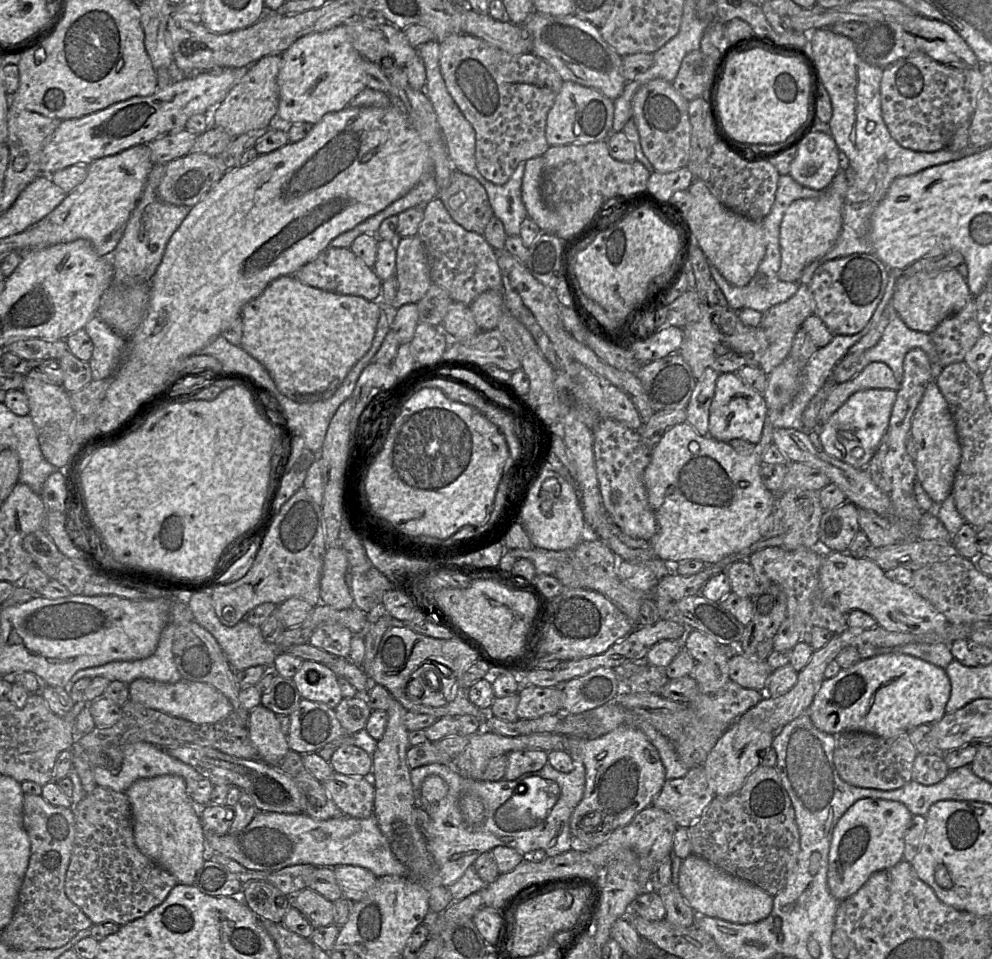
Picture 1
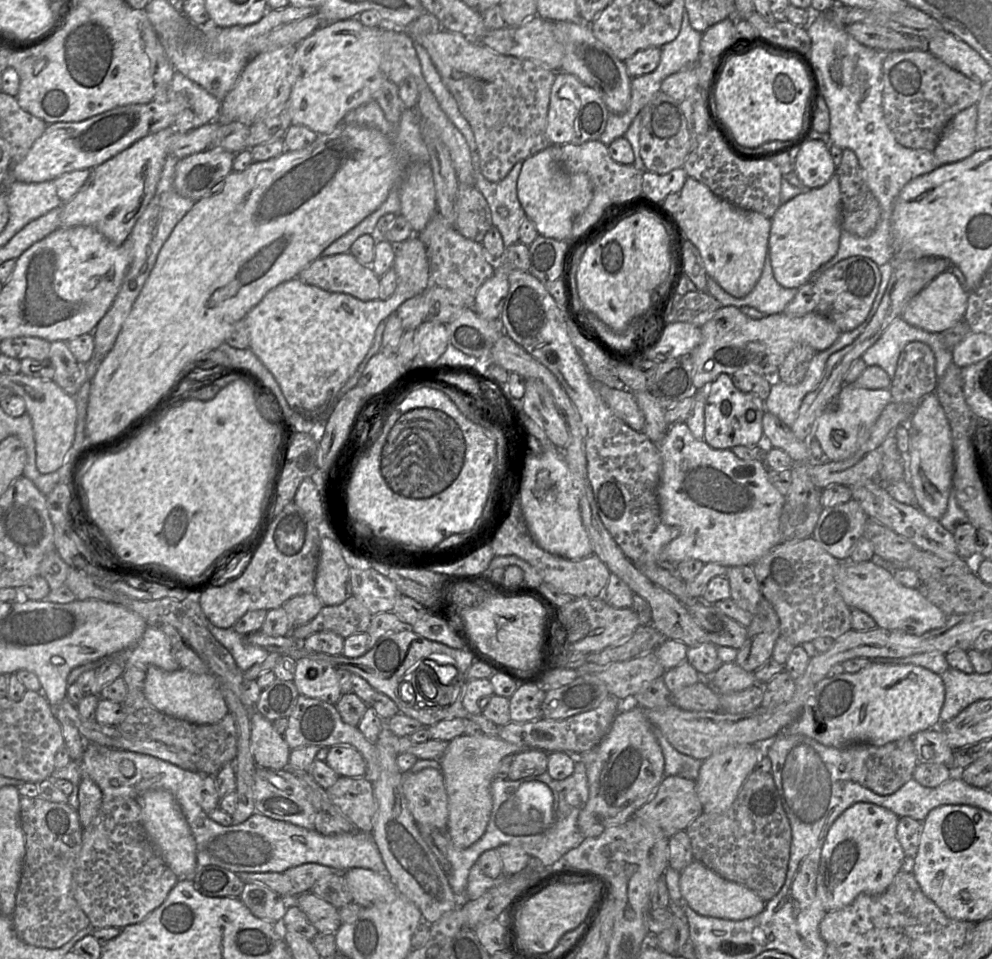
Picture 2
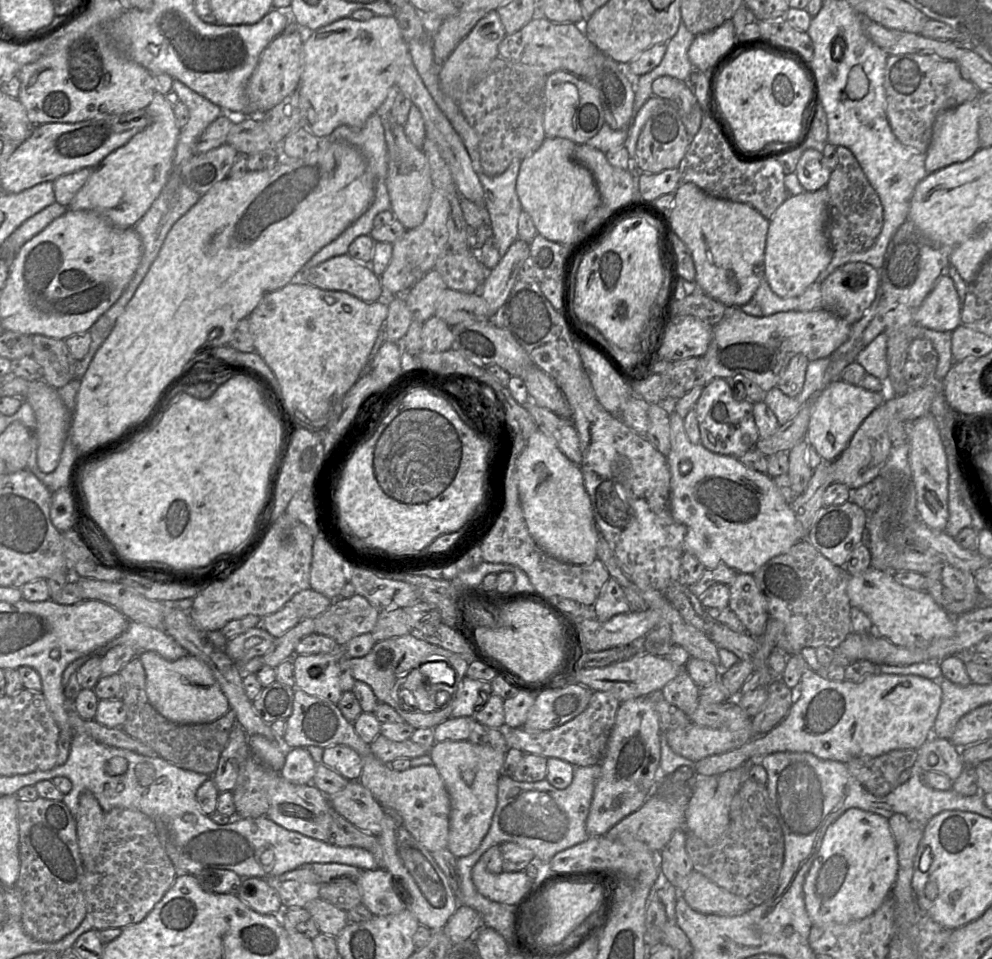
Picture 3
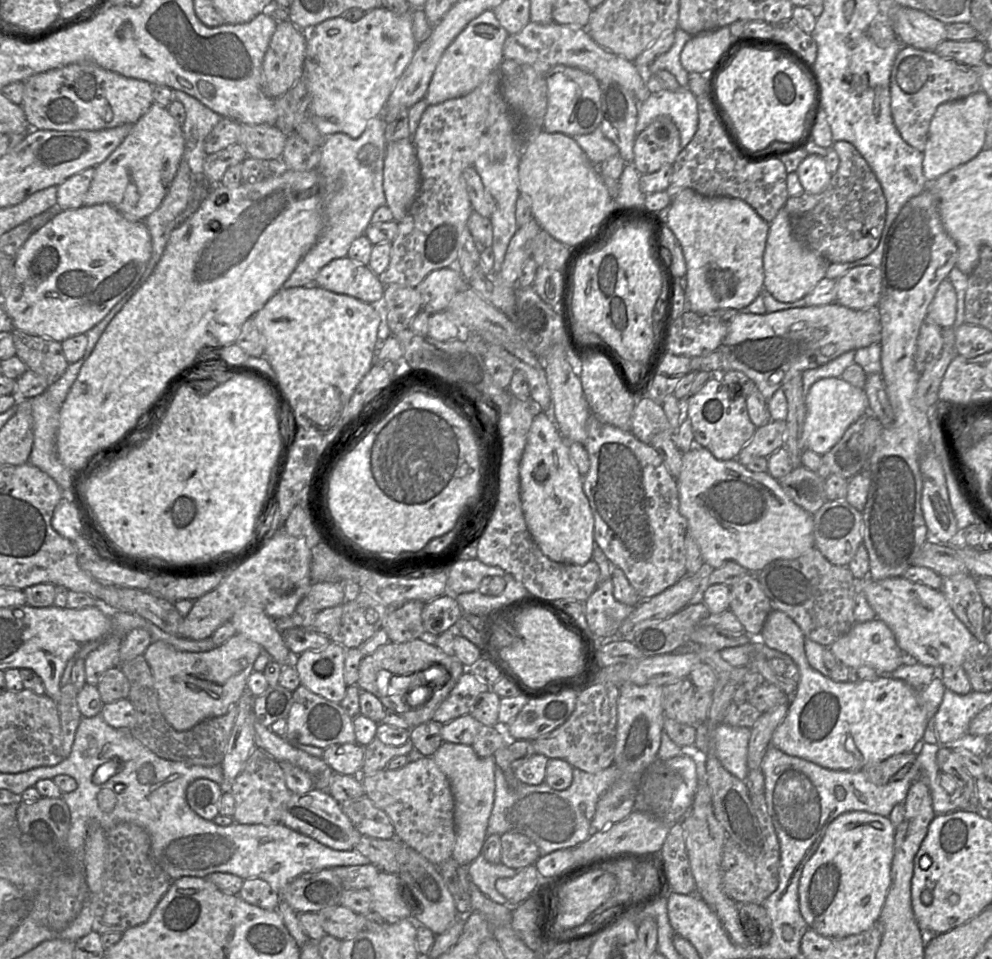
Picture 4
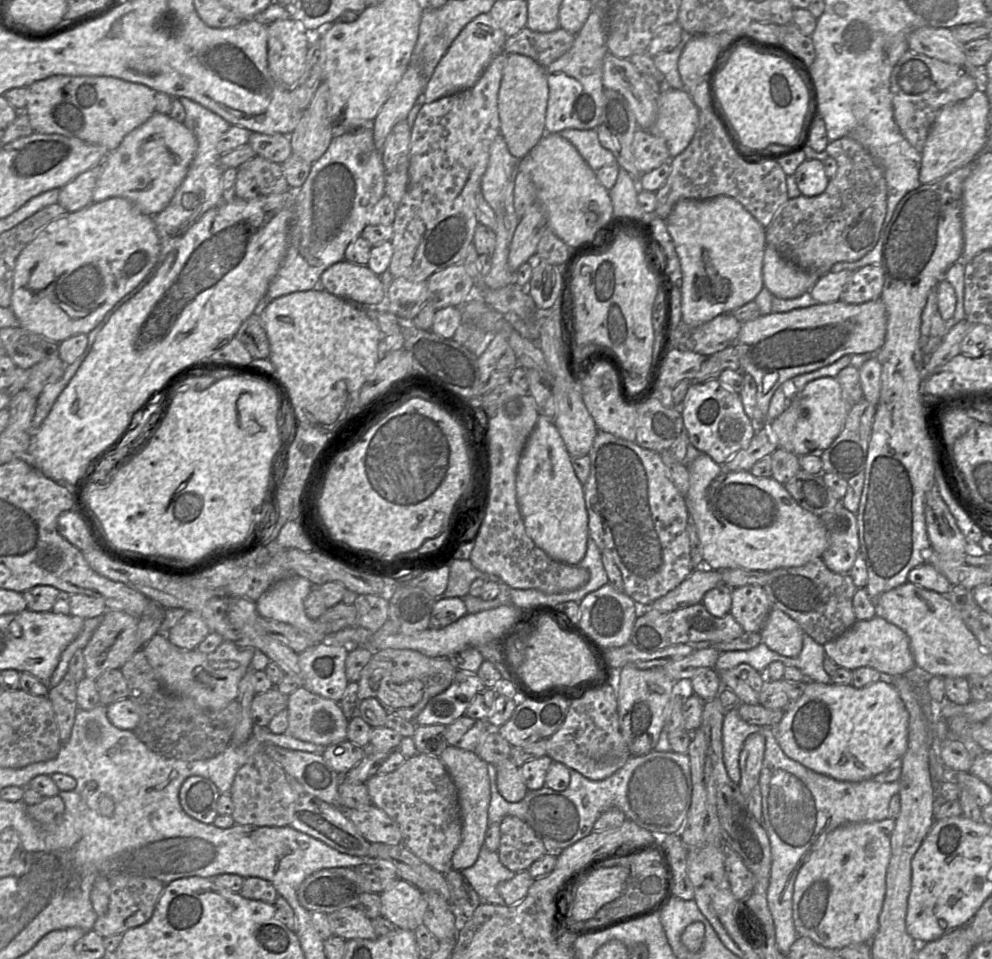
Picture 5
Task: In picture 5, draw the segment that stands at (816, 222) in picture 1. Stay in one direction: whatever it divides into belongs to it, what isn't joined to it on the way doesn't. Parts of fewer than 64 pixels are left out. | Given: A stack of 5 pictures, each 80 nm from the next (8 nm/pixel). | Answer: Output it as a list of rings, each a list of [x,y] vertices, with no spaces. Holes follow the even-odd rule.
[[[766,245],[763,258],[763,286],[774,297],[791,299],[810,291],[817,277],[785,260],[774,248]]]

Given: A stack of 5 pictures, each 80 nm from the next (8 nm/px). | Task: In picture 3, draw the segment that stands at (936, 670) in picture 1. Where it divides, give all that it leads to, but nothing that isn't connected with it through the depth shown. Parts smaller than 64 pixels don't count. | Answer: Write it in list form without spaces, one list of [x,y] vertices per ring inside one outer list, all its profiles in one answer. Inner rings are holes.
[[[805,661],[801,681],[794,689],[793,704],[783,721],[765,735],[754,735],[745,745],[723,754],[706,757],[696,762],[701,775],[719,775],[744,763],[755,763],[773,752],[808,752],[823,760],[848,763],[856,757],[877,757],[892,750],[917,750],[933,729],[940,705],[942,688],[938,681],[917,675],[873,674],[862,682],[830,681],[819,676]]]

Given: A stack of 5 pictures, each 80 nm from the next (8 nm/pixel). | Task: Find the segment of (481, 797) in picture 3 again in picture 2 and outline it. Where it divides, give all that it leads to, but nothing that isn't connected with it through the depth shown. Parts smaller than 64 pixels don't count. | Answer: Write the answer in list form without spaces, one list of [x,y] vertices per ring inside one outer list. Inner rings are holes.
[[[486,734],[461,735],[448,742],[440,758],[440,771],[448,796],[448,823],[446,834],[459,849],[465,849],[478,841],[485,833],[493,807],[491,784],[501,760],[528,748],[506,742],[500,737]]]

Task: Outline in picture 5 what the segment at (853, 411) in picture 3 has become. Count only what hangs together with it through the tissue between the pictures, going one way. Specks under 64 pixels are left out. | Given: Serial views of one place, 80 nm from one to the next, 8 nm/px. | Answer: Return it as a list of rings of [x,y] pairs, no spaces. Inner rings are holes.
[[[823,377],[809,382],[805,388],[787,401],[787,408],[776,419],[769,421],[768,430],[776,436],[777,448],[797,456],[821,455],[841,433],[852,406],[843,398],[835,378]]]

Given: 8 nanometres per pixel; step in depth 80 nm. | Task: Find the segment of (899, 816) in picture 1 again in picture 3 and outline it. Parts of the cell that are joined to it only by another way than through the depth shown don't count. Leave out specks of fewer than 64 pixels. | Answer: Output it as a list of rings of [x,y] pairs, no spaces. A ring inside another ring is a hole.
[[[859,808],[848,809],[827,828],[817,856],[804,881],[805,907],[813,925],[843,924],[870,916],[891,895],[897,872],[897,843],[889,820]]]

